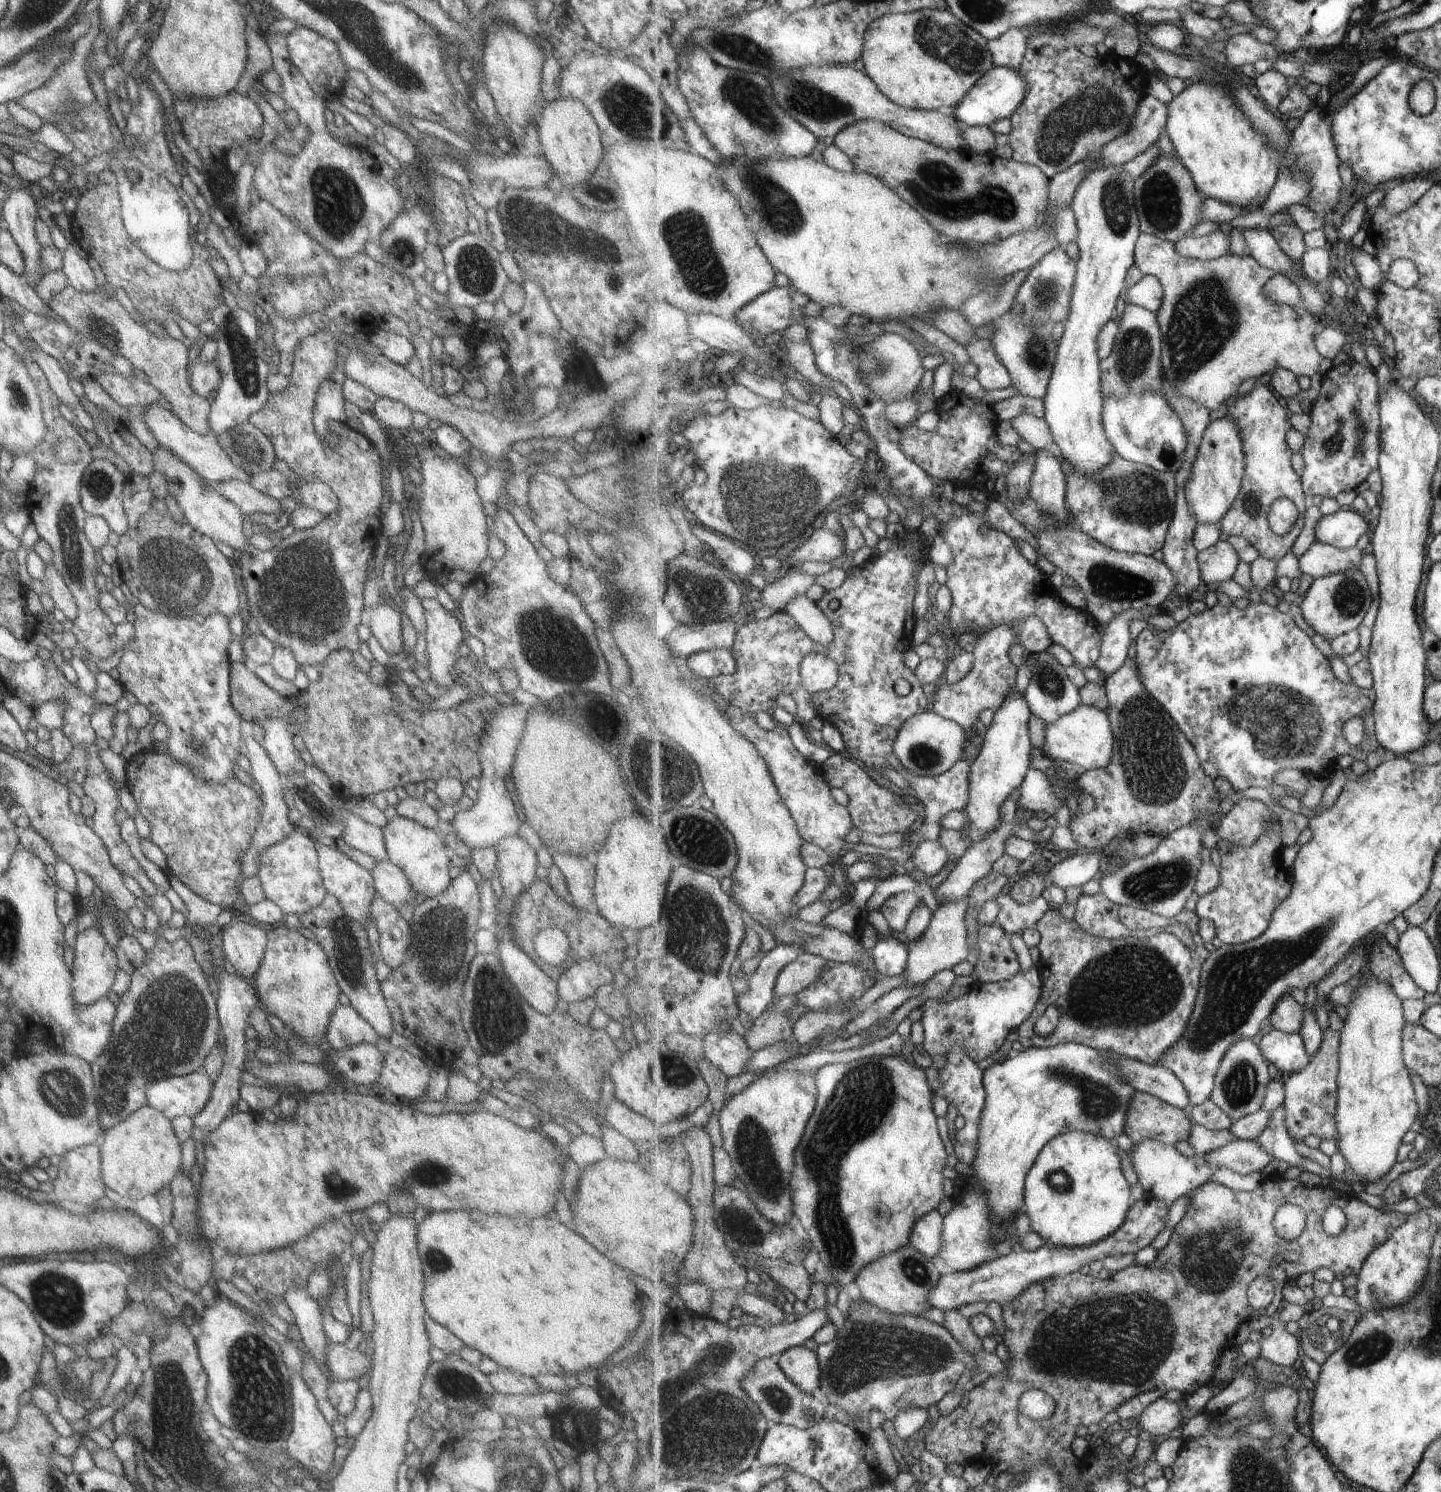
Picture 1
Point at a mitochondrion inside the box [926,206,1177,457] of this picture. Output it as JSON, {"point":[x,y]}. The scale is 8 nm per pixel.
{"point":[1131,363]}

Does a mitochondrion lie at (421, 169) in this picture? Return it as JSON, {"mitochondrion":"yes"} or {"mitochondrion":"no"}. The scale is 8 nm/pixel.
{"mitochondrion":"no"}

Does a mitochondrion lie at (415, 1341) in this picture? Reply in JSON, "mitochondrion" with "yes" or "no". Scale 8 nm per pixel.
{"mitochondrion":"no"}

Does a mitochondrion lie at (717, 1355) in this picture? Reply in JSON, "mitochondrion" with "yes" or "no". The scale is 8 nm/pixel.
{"mitochondrion":"yes"}

